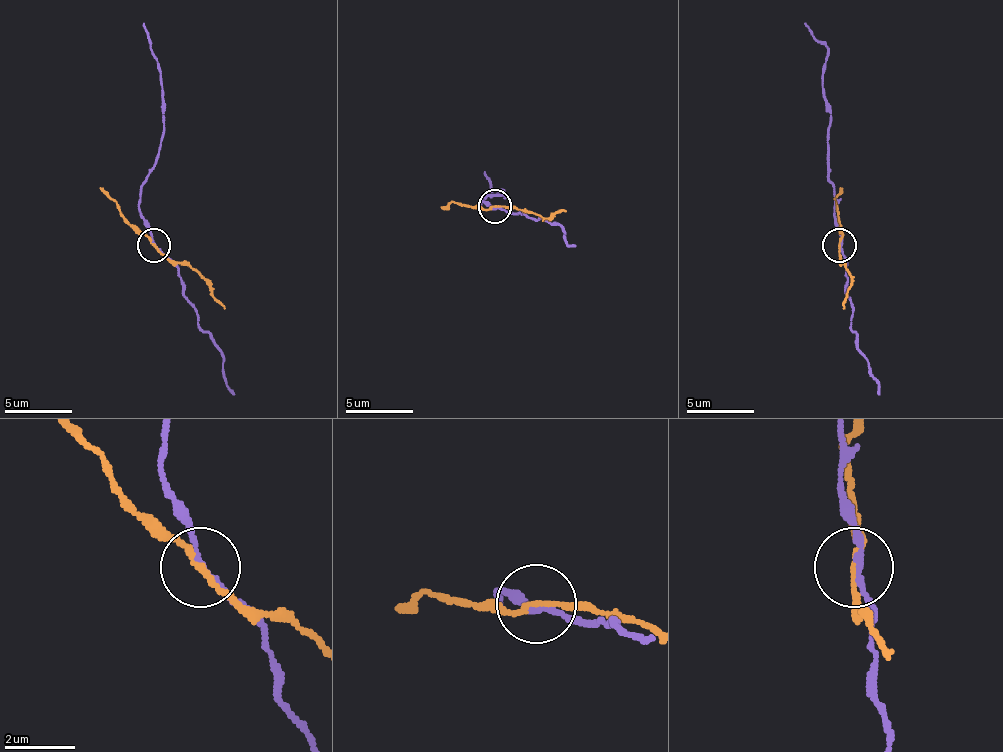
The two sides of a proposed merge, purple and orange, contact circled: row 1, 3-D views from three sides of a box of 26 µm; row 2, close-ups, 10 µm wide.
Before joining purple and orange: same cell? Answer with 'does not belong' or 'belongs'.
does not belong

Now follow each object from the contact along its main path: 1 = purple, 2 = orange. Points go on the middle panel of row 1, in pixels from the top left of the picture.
1: (495, 205), (479, 202), (502, 195), (505, 198), (502, 188), (492, 195), (485, 171)
2: (495, 205), (526, 209), (543, 219), (566, 209)

